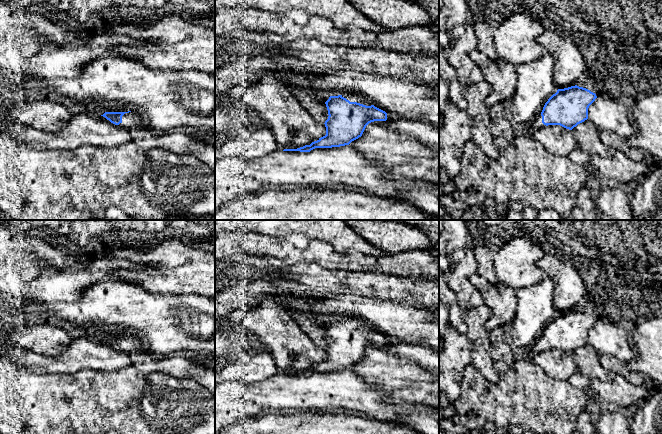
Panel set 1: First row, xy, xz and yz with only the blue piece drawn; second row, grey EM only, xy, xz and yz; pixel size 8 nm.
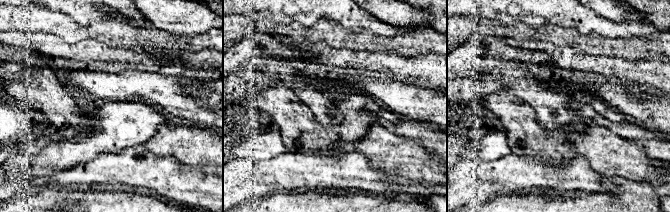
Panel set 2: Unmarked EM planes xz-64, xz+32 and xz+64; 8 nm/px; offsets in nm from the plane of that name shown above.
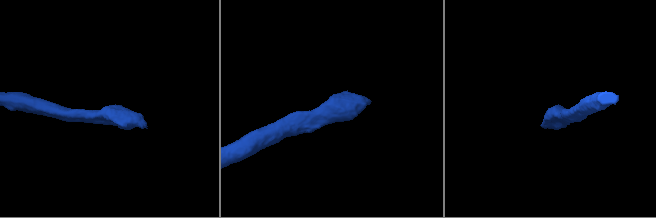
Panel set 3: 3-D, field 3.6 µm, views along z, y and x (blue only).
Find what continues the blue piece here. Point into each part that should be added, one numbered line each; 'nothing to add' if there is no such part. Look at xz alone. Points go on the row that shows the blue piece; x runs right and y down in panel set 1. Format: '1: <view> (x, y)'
1: xz (352, 97)

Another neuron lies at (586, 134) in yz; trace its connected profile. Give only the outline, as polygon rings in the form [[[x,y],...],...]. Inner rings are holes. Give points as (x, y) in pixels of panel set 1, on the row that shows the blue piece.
[[[589,119],[578,124],[571,131],[577,142],[578,148],[586,154],[595,154],[602,158],[608,158],[614,154],[615,150],[613,148],[602,143],[598,127]]]

